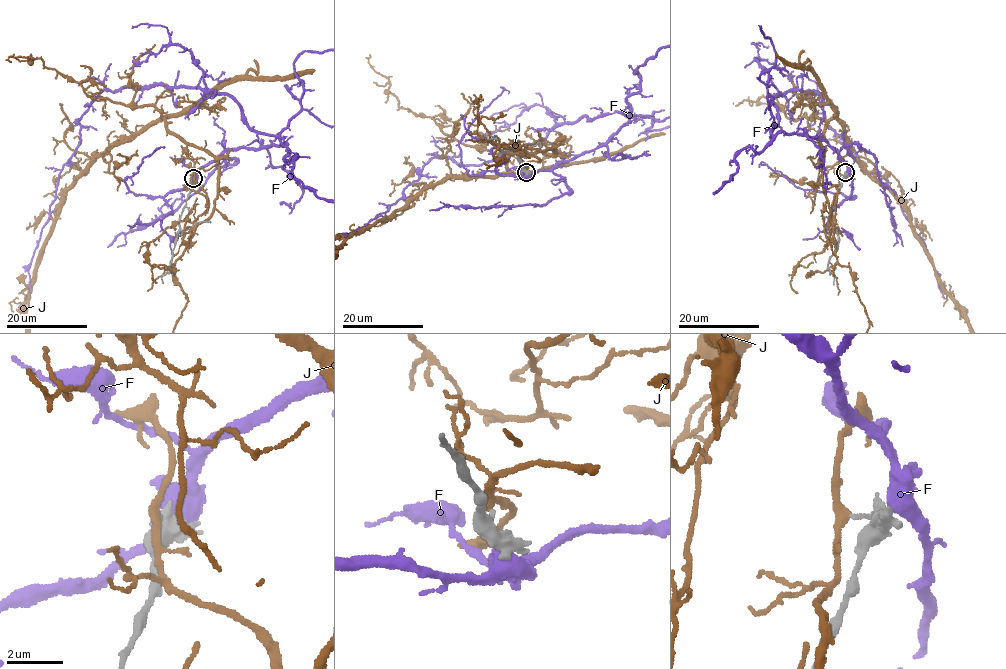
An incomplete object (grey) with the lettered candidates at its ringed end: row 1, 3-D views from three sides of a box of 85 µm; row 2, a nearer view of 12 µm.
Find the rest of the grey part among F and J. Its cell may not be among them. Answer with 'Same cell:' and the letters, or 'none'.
Same cell: none

